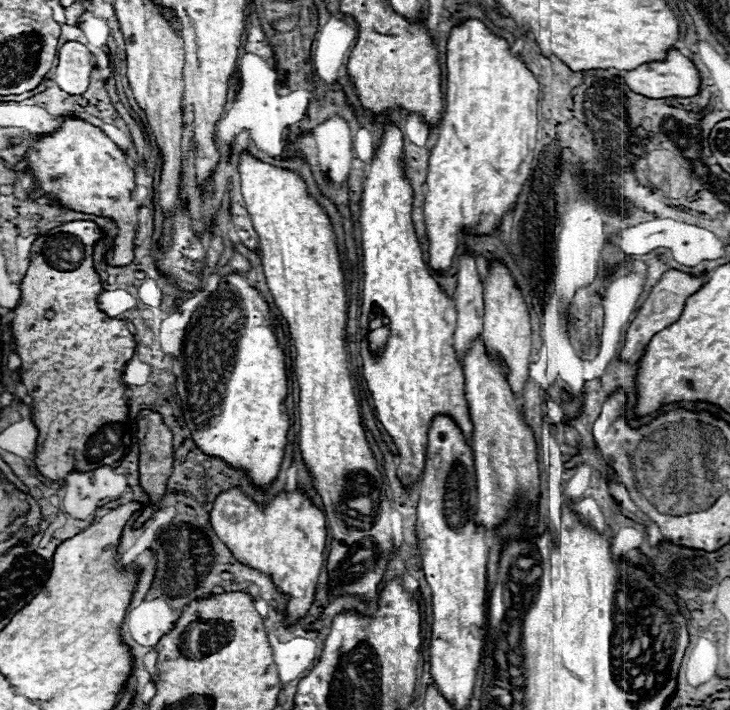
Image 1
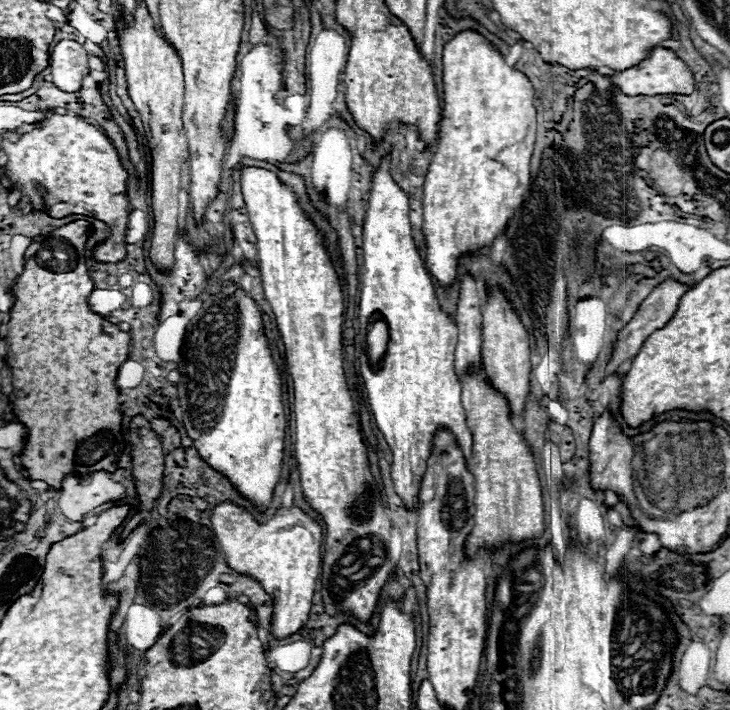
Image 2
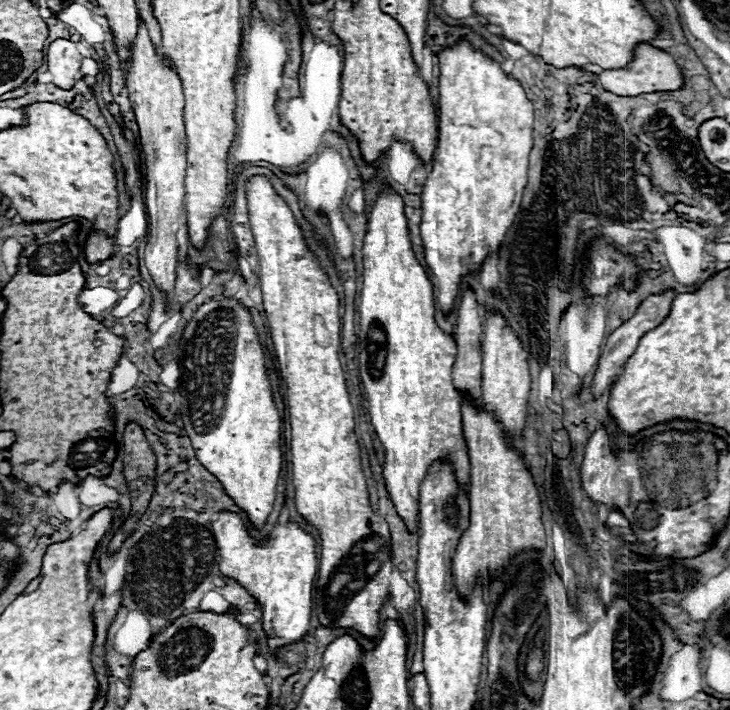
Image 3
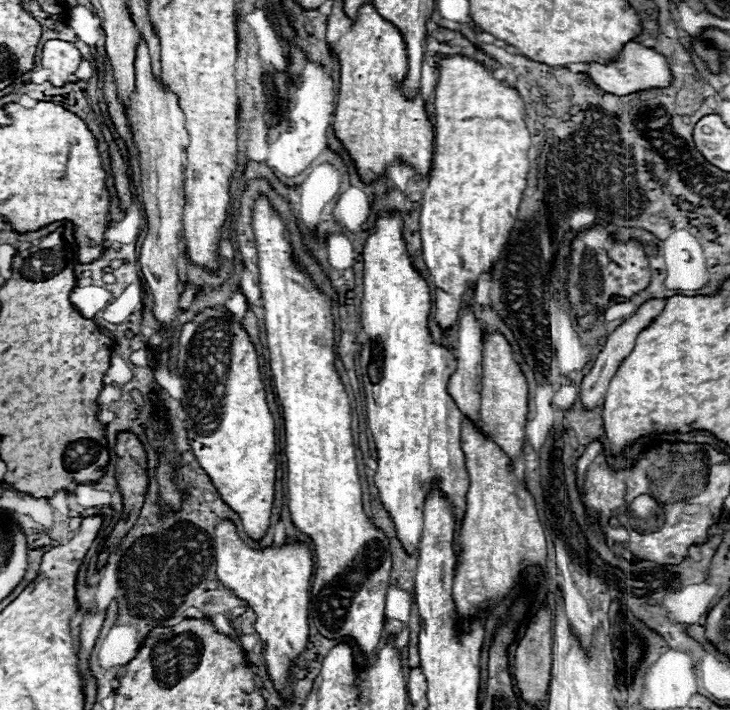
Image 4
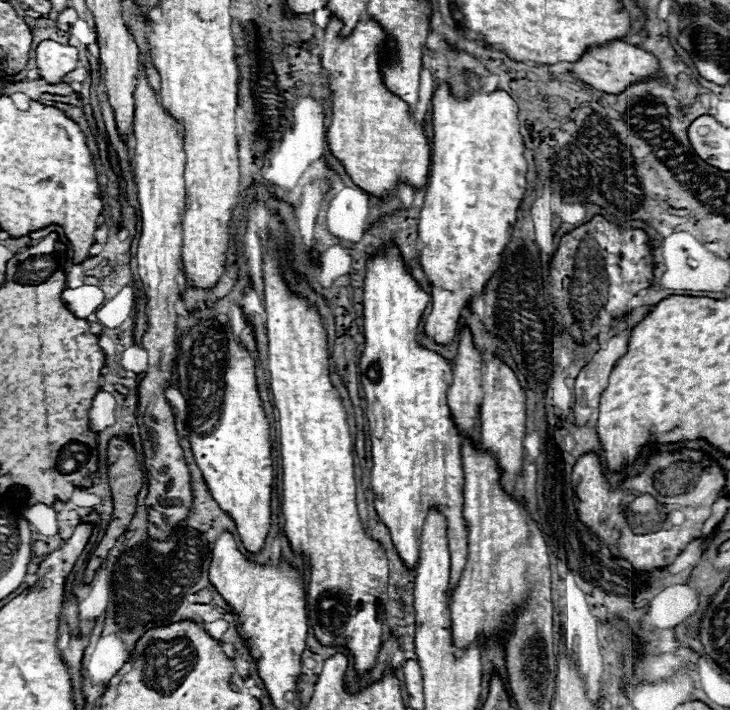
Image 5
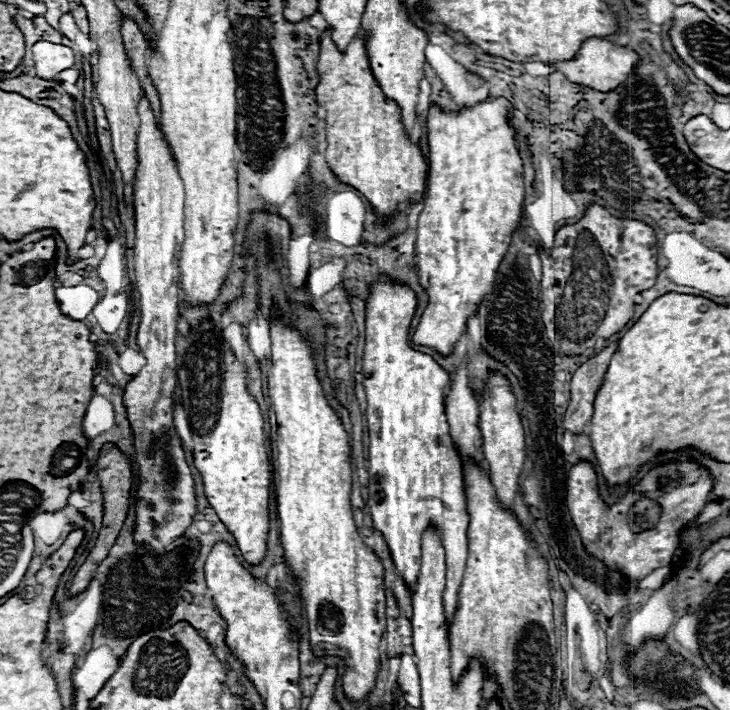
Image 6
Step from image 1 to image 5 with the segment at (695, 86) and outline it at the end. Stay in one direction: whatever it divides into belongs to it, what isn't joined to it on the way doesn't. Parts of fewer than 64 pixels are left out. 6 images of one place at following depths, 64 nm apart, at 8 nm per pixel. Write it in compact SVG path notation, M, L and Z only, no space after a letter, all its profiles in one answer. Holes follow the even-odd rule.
M614 40L614 42L604 44L604 46L590 46L590 48L586 48L586 52L582 54L582 58L576 60L576 62L572 62L570 74L574 78L578 78L580 82L586 82L586 84L594 86L600 92L618 94L630 82L656 72L656 68L658 68L658 62L656 62L656 58L652 54L636 48L634 44L626 44L626 42Z

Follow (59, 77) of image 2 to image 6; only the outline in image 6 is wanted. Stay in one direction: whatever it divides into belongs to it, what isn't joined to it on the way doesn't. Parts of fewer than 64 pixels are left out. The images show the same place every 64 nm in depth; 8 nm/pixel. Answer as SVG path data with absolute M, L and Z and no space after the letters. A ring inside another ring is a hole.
M40 40L32 46L32 54L34 54L34 72L38 78L44 80L52 80L54 74L72 68L74 64L74 50L64 44Z

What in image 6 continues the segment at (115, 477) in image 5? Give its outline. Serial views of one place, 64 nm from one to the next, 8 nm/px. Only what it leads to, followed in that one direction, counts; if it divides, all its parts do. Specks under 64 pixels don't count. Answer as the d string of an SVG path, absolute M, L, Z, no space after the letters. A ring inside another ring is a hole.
M106 444L102 450L100 450L100 456L96 460L96 466L98 466L98 480L100 480L100 490L102 490L102 500L104 500L104 512L102 512L102 530L98 534L98 540L94 544L94 548L90 550L90 554L86 556L84 564L78 568L74 580L72 580L72 586L70 586L70 596L78 596L80 592L84 592L96 572L96 568L100 566L100 562L108 556L110 552L110 546L114 544L116 540L116 534L118 530L122 528L124 524L124 518L128 514L128 508L130 508L130 490L132 490L132 482L134 482L134 476L132 476L132 468L130 468L130 460L126 456L122 456L118 452L118 448L114 448L112 444Z

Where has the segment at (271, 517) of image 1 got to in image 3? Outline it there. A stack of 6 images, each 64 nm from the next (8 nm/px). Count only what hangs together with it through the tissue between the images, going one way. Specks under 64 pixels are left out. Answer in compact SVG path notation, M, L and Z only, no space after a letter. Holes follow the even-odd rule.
M218 512L212 522L216 546L220 550L222 576L236 580L262 608L262 630L268 638L270 654L280 648L300 642L310 630L312 586L318 572L316 540L298 524L276 524L270 538L258 542L250 538L246 522L240 514Z

